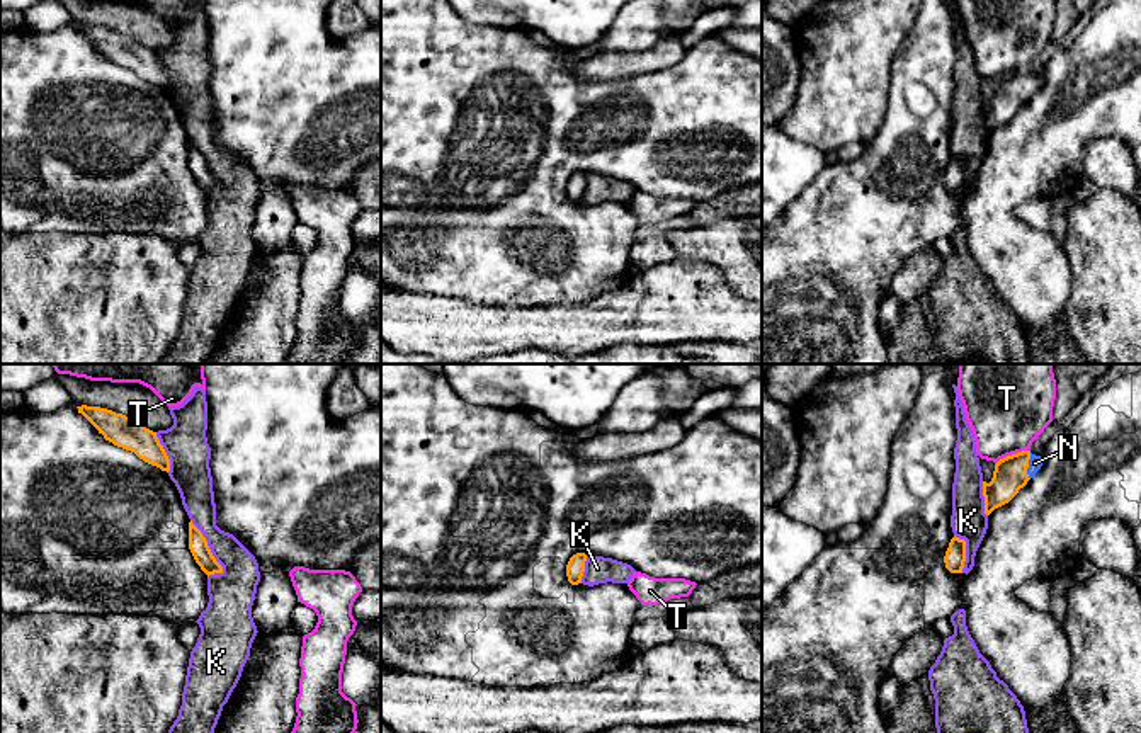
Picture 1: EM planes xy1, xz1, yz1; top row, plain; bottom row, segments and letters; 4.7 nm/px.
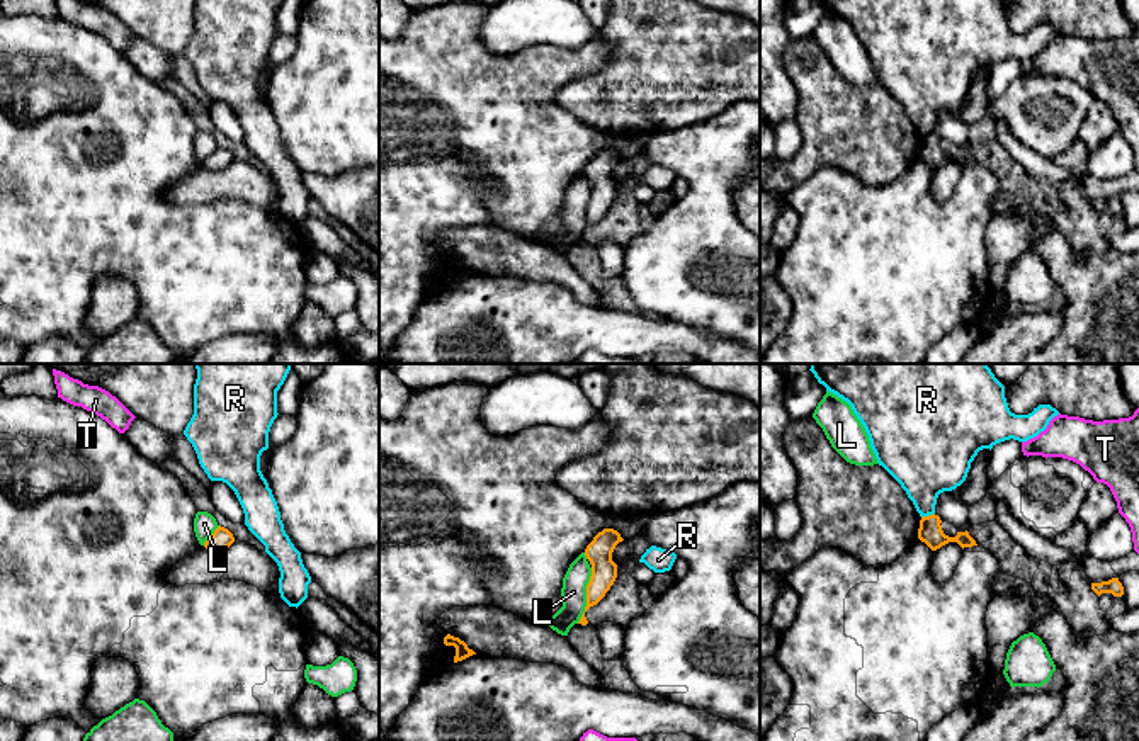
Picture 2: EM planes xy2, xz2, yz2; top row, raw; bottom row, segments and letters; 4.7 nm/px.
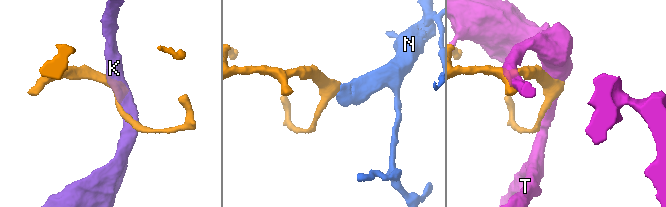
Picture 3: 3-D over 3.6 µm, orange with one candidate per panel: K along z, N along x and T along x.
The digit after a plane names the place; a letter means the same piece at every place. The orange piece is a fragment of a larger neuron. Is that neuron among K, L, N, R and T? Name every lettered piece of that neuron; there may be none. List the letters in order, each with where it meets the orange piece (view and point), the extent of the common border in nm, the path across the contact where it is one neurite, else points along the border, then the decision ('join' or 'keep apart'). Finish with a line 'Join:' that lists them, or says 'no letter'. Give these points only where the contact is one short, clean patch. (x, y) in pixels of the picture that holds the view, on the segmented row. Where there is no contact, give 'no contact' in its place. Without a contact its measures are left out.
K: meets orange in xy1 at (208, 546); contact 300 nm long; keep apart
L: meets orange in xz2 at (587, 595); contact 280 nm long; keep apart
N: meets orange in yz1 at (1027, 466); contact 130 nm long; runs through yz1 (1010, 473), (1027, 466), (1034, 463); join
R: meets orange in yz2 at (929, 515); contact 70 nm long; border along yz2 (934, 512), (922, 517); keep apart
T: meets orange in yz1 at (1012, 454); contact 180 nm long; keep apart
Join: N

